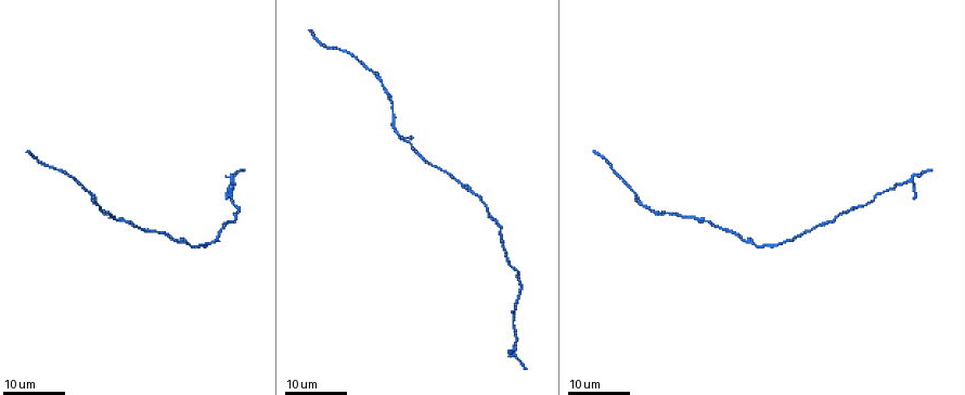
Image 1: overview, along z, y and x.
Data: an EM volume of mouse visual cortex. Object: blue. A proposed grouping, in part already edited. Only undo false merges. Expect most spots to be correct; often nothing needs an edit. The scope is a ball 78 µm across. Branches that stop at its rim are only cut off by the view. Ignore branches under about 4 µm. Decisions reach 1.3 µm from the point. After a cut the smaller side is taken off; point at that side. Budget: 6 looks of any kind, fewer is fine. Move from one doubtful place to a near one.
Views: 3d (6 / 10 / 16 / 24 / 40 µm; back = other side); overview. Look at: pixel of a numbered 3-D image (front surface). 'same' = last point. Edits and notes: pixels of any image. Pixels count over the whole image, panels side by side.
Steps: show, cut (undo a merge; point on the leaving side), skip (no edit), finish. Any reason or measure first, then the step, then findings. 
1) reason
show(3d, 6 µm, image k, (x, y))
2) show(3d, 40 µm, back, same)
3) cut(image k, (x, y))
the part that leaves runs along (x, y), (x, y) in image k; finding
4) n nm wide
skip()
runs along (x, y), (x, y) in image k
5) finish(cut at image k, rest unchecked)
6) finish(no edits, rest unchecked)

sudden change in width
show(3d, 16 µm, image 1, (858, 208))

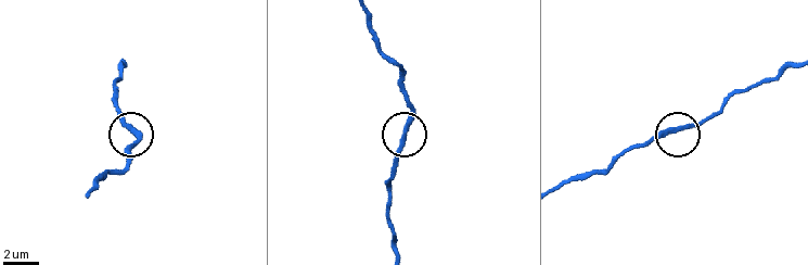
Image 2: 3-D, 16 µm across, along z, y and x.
zoom in
show(3d, 6 µm, image 2, (404, 135))

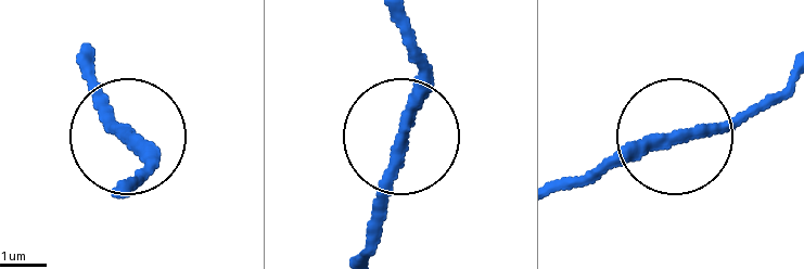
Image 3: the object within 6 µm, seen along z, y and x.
skip()
runs along (561, 190), (778, 104) in image 3; one cell here

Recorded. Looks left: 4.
sudden change in width
show(3d, 16 µm, image 1, (749, 240))

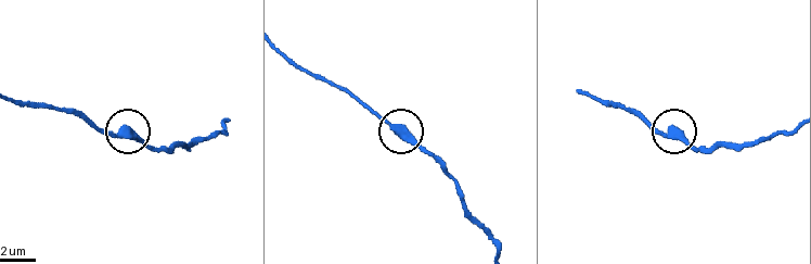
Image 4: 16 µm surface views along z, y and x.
closer look
show(3d, 6 µm, image 4, (395, 129))

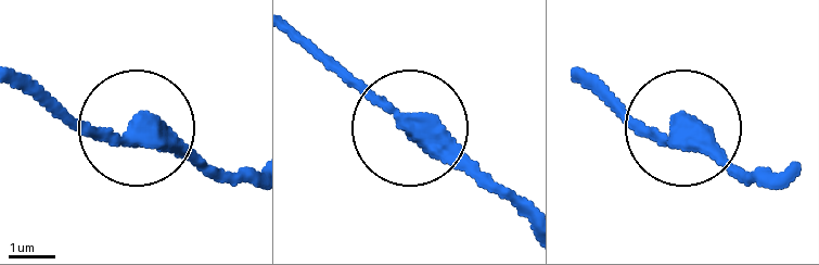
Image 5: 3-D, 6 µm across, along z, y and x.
other side
show(3d, 6 µm, back, image 5, (138, 134))

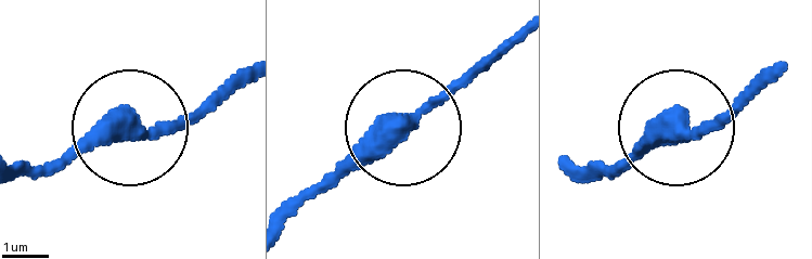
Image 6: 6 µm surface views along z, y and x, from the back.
skip()
runs along (190, 118), (101, 130), (47, 165) in image 6; one cell here

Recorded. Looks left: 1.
finish(no edits, rest unchecked)

